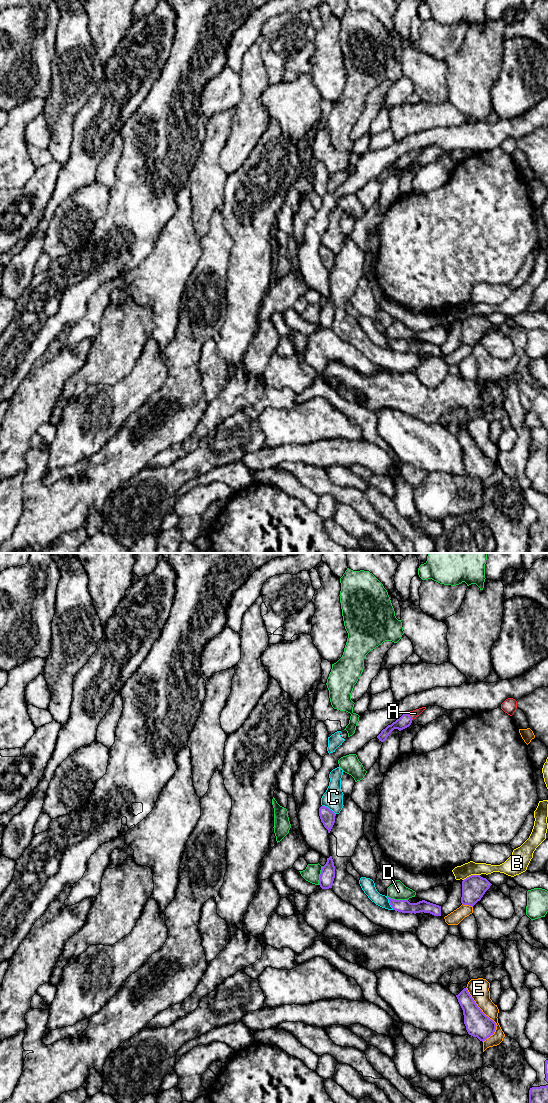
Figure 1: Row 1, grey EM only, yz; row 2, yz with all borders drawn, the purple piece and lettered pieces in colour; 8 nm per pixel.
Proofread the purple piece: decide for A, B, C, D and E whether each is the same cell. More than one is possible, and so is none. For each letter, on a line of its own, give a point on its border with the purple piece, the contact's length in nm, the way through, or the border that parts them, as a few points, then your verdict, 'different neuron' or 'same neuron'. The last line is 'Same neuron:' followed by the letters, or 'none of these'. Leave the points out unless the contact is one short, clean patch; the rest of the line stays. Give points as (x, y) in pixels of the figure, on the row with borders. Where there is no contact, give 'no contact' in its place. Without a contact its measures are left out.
A: contact yz (410, 716); length 70 nm; way yz (405, 720), (410, 716), (415, 713); same neuron
B: contact yz (471, 875); length 140 nm; different neuron
C: contact yz (328, 808); length 130 nm; different neuron
D: contact yz (397, 900); length 170 nm; different neuron
E: contact yz (485, 1015); length 460 nm; different neuron
Same neuron: A

